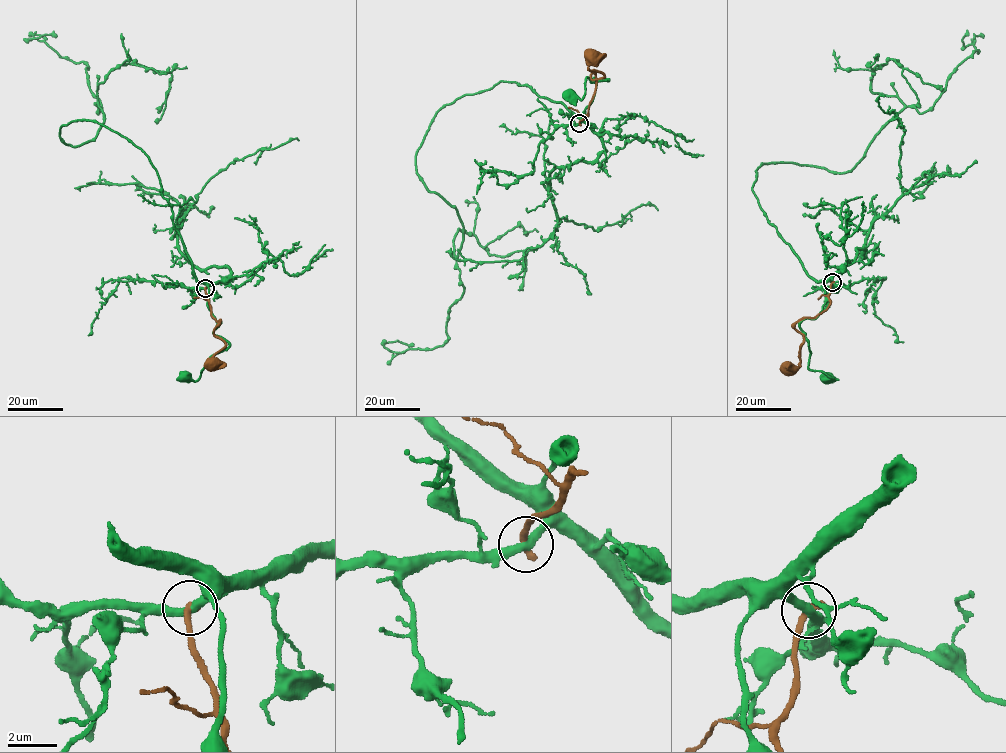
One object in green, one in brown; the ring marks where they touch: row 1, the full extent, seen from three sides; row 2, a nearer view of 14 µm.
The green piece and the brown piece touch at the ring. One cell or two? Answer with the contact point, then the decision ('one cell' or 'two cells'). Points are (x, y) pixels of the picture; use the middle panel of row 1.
(579, 123) | two cells

